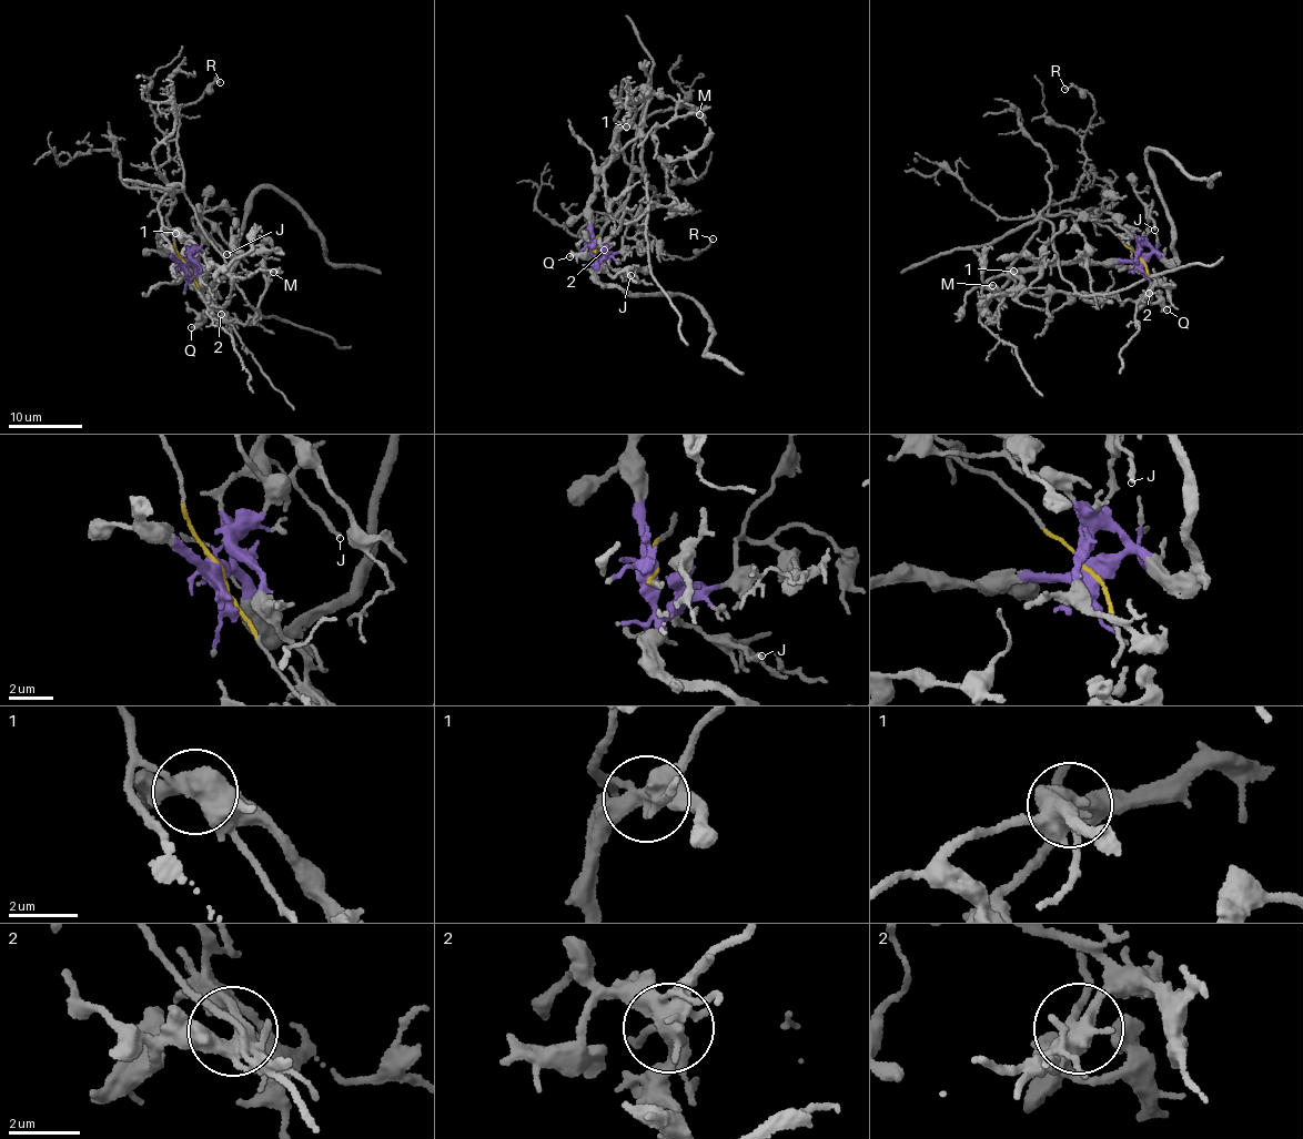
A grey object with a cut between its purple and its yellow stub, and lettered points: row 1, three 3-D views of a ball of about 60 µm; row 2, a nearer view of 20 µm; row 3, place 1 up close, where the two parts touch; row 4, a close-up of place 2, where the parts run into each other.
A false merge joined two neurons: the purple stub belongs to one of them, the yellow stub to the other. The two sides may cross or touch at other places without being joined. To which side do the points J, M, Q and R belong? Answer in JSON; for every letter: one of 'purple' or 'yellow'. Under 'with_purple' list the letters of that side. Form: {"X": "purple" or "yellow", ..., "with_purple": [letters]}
{"J": "purple", "M": "purple", "Q": "purple", "R": "yellow", "with_purple": ["J", "M", "Q"]}

